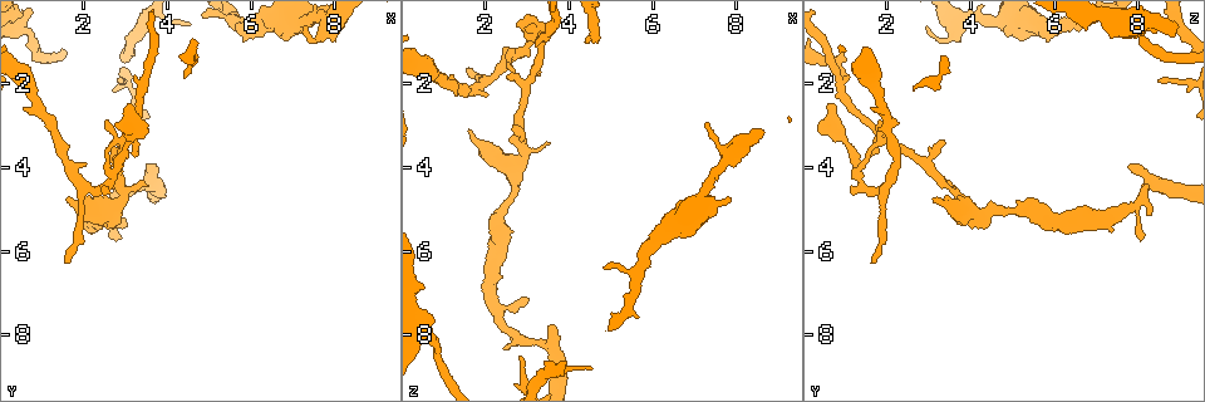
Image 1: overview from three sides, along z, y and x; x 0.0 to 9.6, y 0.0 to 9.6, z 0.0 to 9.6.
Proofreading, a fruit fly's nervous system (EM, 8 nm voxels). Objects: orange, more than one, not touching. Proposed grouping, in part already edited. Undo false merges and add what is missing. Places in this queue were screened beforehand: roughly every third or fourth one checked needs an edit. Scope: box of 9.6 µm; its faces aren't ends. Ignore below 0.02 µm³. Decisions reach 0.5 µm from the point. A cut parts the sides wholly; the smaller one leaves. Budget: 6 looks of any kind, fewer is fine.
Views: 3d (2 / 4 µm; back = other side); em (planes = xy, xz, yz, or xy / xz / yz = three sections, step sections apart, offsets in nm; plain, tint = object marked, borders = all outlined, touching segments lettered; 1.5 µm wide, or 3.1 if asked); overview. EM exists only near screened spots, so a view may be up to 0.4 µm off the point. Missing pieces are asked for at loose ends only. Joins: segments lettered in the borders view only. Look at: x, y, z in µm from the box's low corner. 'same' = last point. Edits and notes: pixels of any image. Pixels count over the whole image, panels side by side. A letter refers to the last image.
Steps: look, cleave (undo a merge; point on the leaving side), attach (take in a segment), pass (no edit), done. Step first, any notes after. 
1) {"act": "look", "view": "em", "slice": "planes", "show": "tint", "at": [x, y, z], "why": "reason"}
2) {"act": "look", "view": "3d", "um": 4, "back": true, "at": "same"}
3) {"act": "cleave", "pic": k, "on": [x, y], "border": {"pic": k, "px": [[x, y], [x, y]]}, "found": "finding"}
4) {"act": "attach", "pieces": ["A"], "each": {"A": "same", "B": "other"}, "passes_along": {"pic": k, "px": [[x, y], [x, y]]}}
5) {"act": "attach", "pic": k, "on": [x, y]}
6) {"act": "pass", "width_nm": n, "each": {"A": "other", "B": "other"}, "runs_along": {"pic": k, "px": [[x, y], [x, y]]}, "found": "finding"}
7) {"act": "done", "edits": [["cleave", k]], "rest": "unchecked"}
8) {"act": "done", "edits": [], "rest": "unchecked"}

{"act": "look", "view": "em", "slice": "planes", "show": "plain", "at": [3.60, 3.95, 7.80], "why": "free end"}

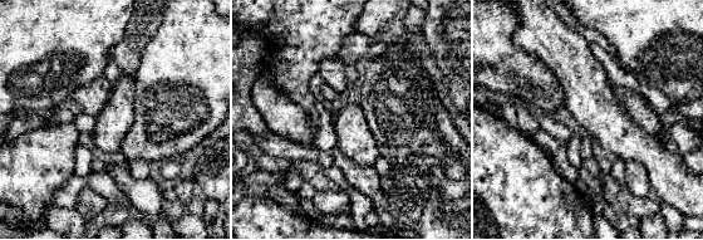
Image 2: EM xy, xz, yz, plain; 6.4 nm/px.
{"act": "look", "view": "em", "slice": "planes", "show": "borders", "at": "same", "why": "what lies round it"}

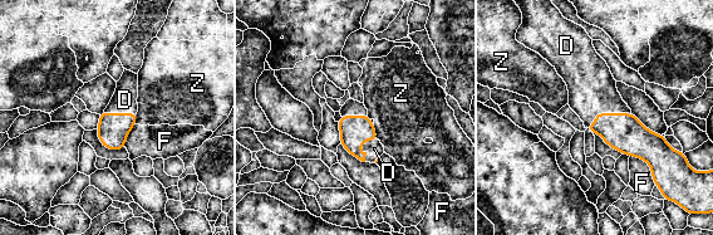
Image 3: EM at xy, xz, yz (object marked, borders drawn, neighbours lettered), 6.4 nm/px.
{"act": "attach", "pieces": ["D"], "width_nm": 190, "longest_contact_nm": ["D", 320], "each": {"D": "same", "F": "other", "Z": "other"}, "found": "the cell continues"}

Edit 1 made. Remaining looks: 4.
{"act": "look", "view": "3d", "um": 4, "at": [2.75, 5.00, 3.90], "why": "three arms meet"}

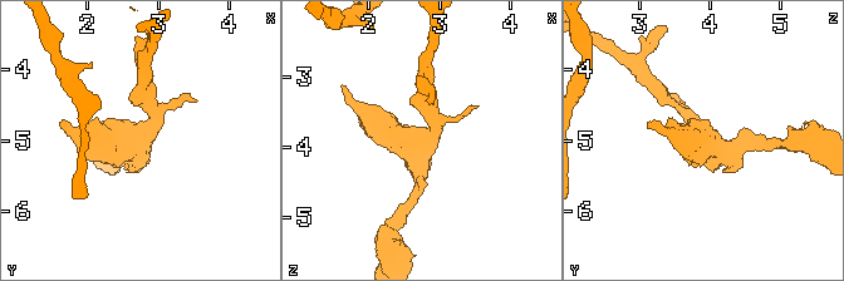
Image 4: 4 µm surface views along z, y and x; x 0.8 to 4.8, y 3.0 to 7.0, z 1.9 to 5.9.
{"act": "look", "view": "em", "slice": "xy", "step": 8, "show": "borders", "at": [2.75, 5.00, 4.00], "arms": 3, "why": "now the EM"}

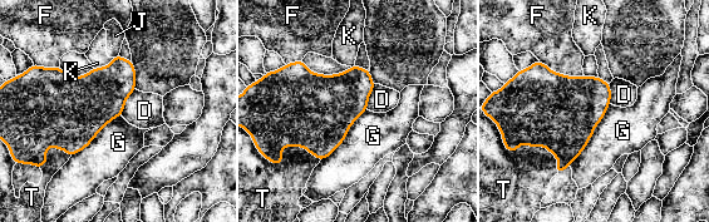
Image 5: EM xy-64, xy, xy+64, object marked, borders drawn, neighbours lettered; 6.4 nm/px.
{"act": "look", "view": "em", "slice": "planes", "show": "borders", "at": "same"}

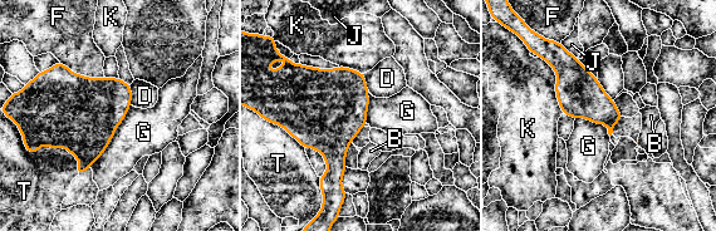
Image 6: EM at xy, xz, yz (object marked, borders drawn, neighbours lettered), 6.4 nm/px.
{"act": "pass", "width_nm": 200, "each": {"B": "other", "D": "other", "F": "other", "G": "other", "J": "other", "K": "other", "T": "other"}, "found": "all the same cell"}

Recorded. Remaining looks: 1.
{"act": "look", "view": "em", "slice": "xz", "step": 4, "show": "borders", "at": [1.60, 6.25, 1.65], "why": "branch stops here"}

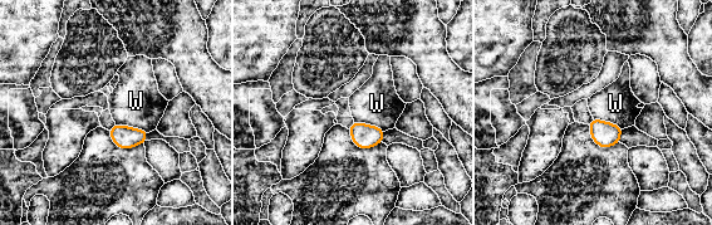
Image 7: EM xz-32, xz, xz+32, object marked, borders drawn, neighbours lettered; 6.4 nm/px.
{"act": "pass", "each": {"W": "other"}, "border": {"pic": 7, "px": [[116, 123], [143, 128], [148, 132]]}, "found": "none of them fits"}

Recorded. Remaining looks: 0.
{"act": "done", "edits": [["attach", 3]], "rest": "unchecked"}

